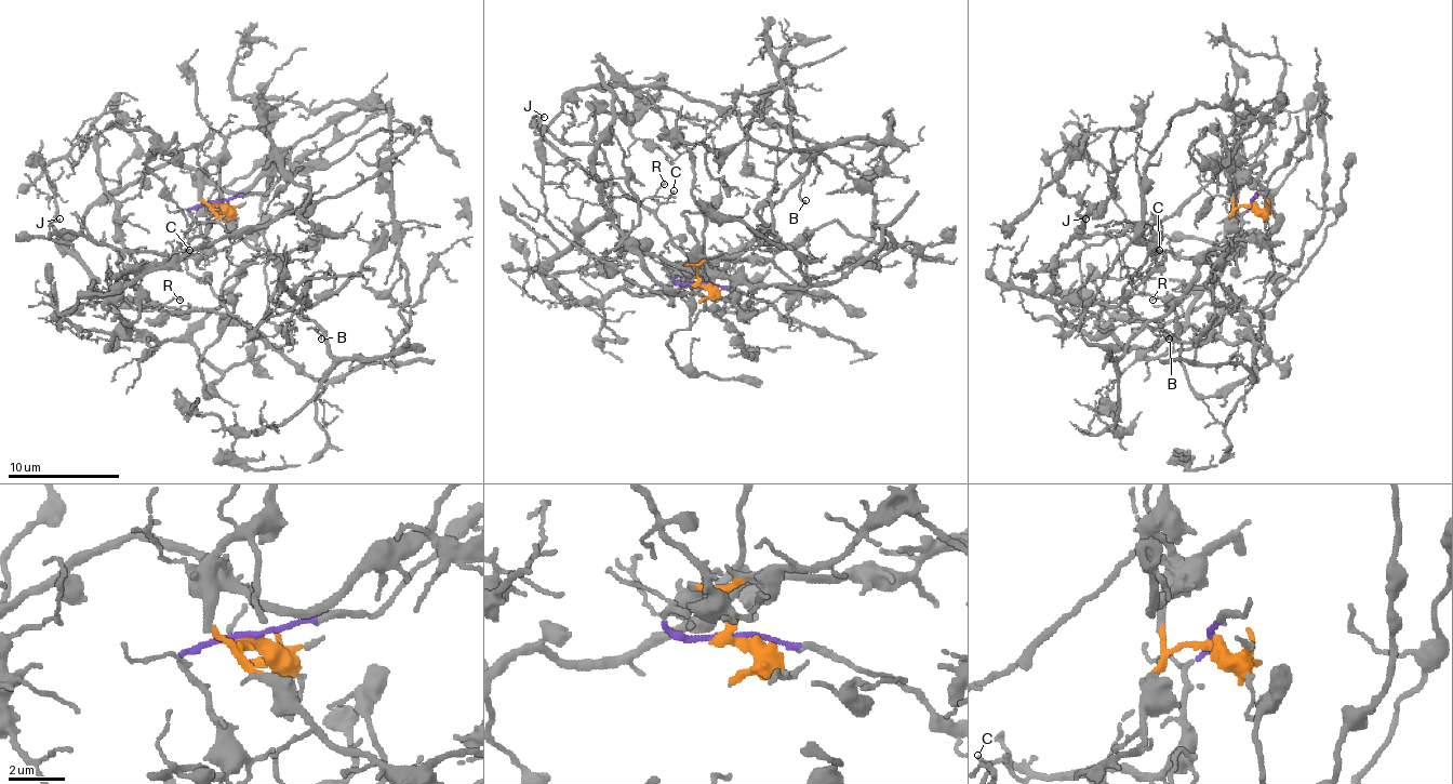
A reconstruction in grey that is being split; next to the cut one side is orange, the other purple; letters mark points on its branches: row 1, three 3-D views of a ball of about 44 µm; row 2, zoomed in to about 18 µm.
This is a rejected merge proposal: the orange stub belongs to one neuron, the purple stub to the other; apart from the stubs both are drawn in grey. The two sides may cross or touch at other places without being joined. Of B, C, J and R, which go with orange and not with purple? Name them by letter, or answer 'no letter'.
B

